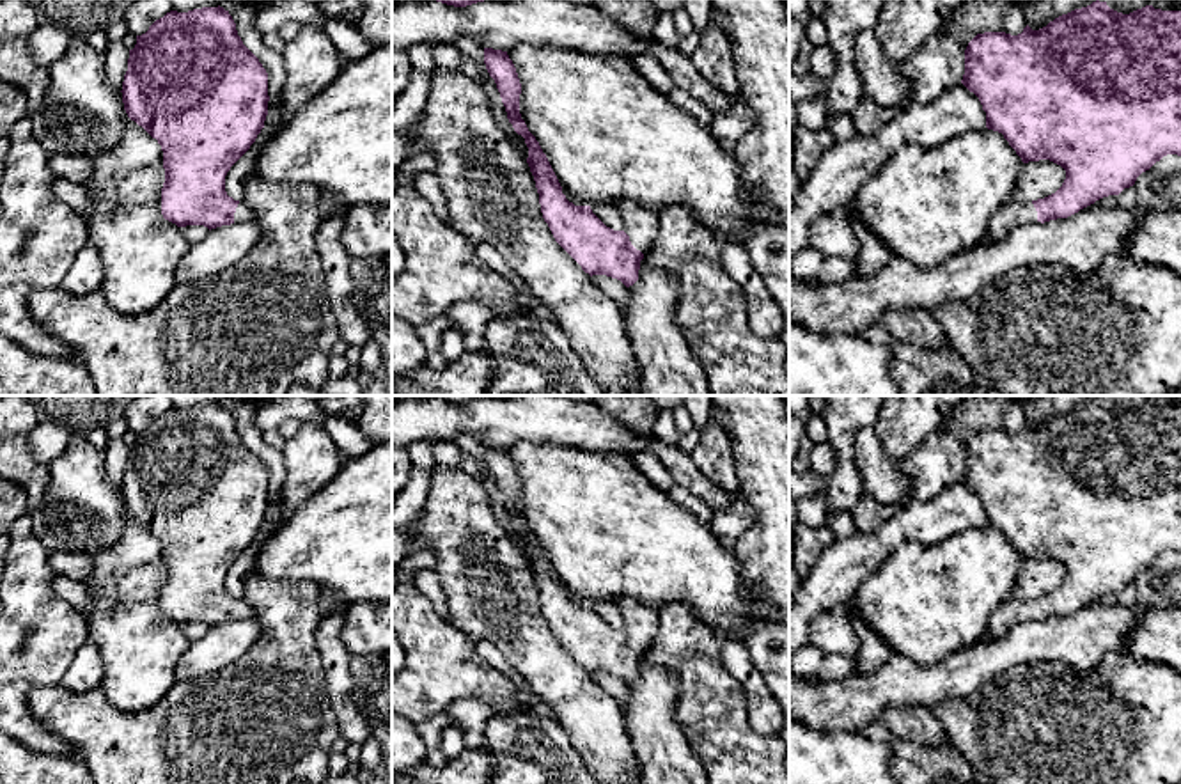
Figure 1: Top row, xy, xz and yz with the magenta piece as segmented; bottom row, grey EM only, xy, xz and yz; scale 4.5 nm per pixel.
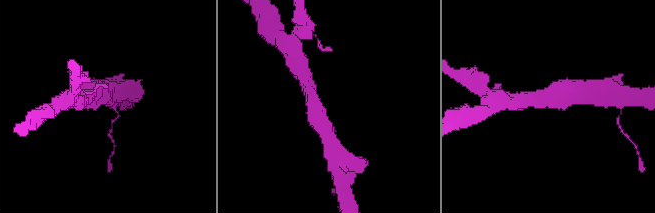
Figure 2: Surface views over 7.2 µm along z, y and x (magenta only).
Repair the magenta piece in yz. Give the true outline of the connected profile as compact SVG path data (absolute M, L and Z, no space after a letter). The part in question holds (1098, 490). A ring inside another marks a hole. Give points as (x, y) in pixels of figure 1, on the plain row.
M1096 397L1039 427L1027 422L1018 433L977 431L965 447L961 481L979 495L986 525L1002 530L1023 561L1050 557L1066 568L1055 591L1027 601L1005 600L988 623L988 637L993 639L1004 637L1020 621L1068 615L1103 594L1119 592L1163 553L1181 553L1181 408L1146 403L1122 412Z

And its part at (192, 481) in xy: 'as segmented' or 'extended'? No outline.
extended

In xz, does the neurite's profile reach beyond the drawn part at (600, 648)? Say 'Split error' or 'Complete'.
Split error

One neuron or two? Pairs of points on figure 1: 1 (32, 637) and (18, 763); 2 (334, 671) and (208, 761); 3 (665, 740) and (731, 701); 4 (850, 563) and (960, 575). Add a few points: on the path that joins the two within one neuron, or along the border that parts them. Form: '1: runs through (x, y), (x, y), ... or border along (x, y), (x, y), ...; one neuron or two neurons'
1: runs through (18, 669), (18, 731); one neuron
2: border along (314, 637), (327, 697), (336, 719); two neurons
3: border along (678, 690), (678, 724), (688, 747), (703, 765); two neurons
4: border along (917, 543), (905, 541), (860, 584), (853, 596); two neurons

